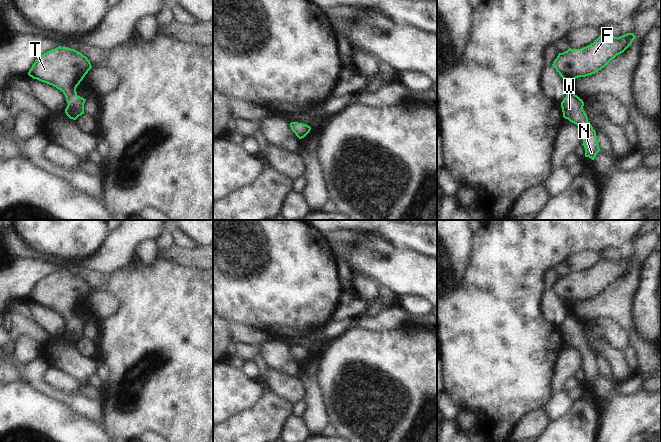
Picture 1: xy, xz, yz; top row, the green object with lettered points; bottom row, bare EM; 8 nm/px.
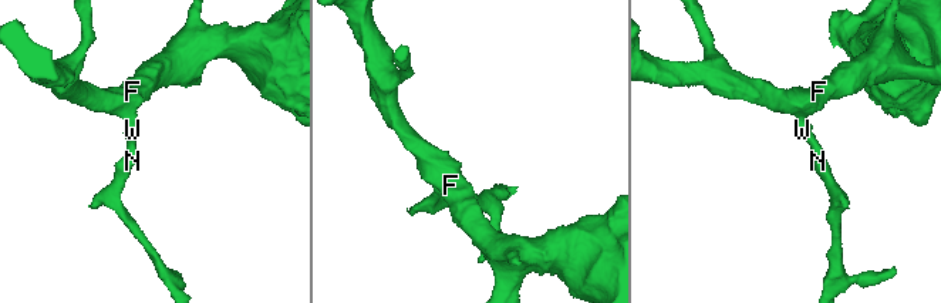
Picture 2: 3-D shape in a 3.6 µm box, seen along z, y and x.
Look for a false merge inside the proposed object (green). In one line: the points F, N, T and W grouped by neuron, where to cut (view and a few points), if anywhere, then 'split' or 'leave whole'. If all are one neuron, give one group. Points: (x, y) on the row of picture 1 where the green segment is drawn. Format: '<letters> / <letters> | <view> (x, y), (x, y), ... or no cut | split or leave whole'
F N T W | no cut | leave whole

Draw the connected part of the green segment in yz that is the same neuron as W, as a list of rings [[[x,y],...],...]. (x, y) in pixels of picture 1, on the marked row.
[[[627,33],[620,37],[601,34],[593,43],[581,49],[571,49],[559,53],[553,67],[563,78],[567,92],[561,102],[563,117],[576,124],[583,135],[585,157],[595,159],[600,150],[596,131],[588,121],[583,110],[584,102],[574,90],[574,81],[578,77],[592,75],[604,68],[617,55],[623,53],[636,36]]]

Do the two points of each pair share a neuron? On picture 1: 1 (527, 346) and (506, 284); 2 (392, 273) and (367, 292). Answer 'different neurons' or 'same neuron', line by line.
1: same neuron
2: different neurons

